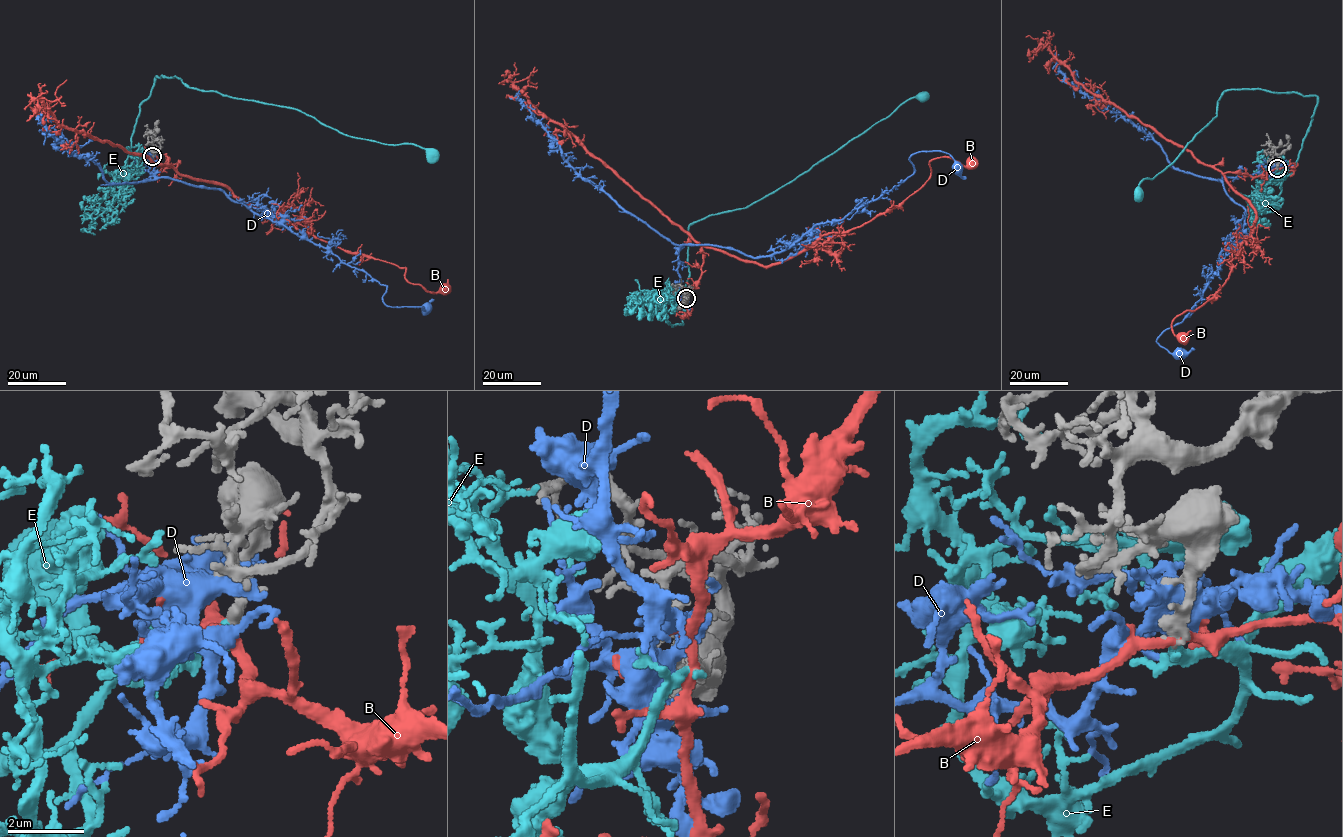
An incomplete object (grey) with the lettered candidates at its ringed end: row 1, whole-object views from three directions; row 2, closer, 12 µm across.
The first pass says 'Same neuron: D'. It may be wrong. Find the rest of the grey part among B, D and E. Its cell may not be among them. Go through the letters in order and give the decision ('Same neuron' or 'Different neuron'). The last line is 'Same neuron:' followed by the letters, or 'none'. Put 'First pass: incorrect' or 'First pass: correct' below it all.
B: Different neuron
D: Different neuron
E: Same neuron
Same neuron: E
First pass: incorrect

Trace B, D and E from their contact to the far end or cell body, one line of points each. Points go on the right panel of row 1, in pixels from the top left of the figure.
B: (1277, 168), (1264, 176), (1224, 174), (1256, 217), (1215, 296), (1171, 323), (1173, 333), (1184, 337)
D: (1276, 164), (1270, 173), (1220, 179), (1243, 208), (1245, 223), (1221, 253), (1201, 296), (1157, 338), (1179, 353)
E: (1276, 168), (1270, 182), (1294, 169), (1317, 97), (1225, 90), (1217, 115), (1137, 194)

